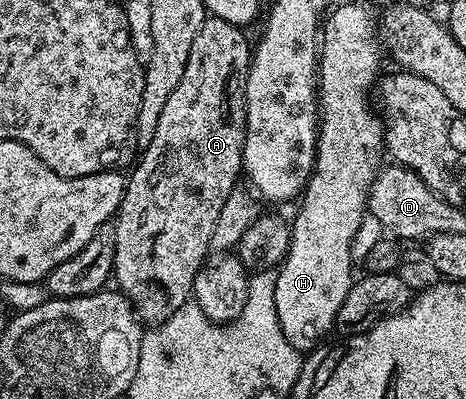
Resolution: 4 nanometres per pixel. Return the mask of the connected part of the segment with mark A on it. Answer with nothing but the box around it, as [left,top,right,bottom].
[112,16,252,322]

